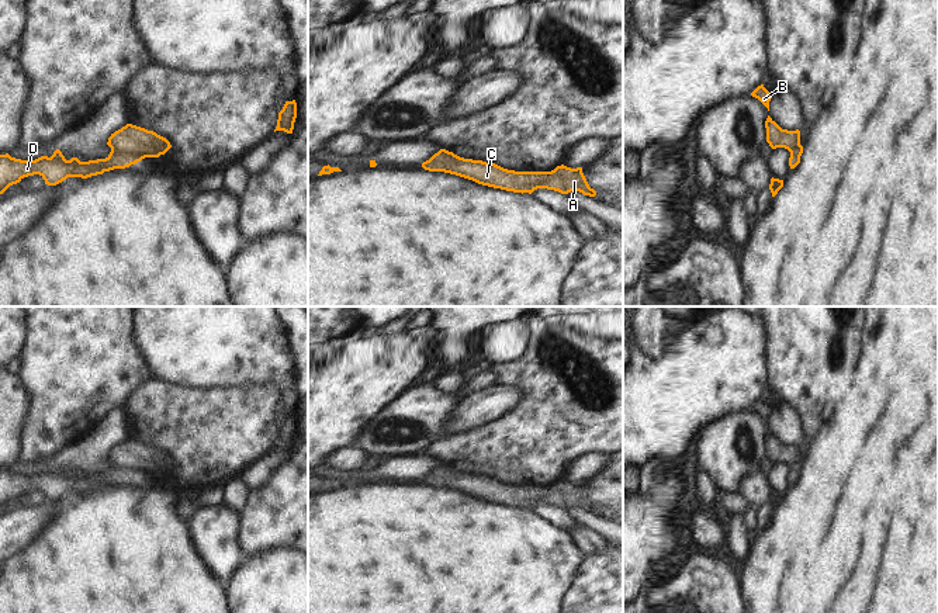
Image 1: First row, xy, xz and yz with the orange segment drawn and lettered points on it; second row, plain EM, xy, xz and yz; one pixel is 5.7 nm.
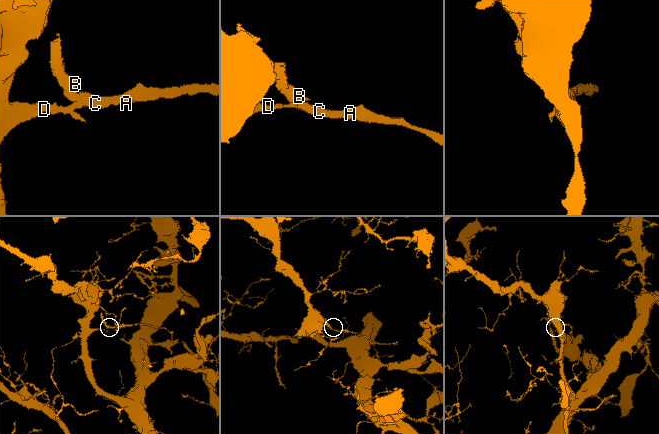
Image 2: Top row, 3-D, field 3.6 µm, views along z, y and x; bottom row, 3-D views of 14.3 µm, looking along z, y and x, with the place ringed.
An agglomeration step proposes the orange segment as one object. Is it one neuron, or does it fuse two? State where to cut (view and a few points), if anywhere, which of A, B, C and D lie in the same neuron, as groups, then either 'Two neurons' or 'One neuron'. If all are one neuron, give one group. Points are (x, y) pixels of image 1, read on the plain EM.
Split along xy (111, 463), (123, 467), (132, 478). Groups: A B C / D. Two neurons

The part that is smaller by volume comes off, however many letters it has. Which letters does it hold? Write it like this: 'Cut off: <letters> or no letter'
Cut off: A, B, C

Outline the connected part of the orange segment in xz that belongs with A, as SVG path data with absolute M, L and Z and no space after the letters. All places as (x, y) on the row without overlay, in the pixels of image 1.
M440 464L429 475L436 479L437 486L506 506L532 509L537 503L547 503L561 509L579 506L584 510L596 510L596 506L589 502L582 482L571 484L561 479L551 486L515 486L495 478L464 474L446 464Z

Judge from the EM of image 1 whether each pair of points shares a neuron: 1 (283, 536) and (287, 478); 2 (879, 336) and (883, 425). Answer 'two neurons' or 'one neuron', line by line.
1: one neuron
2: one neuron

